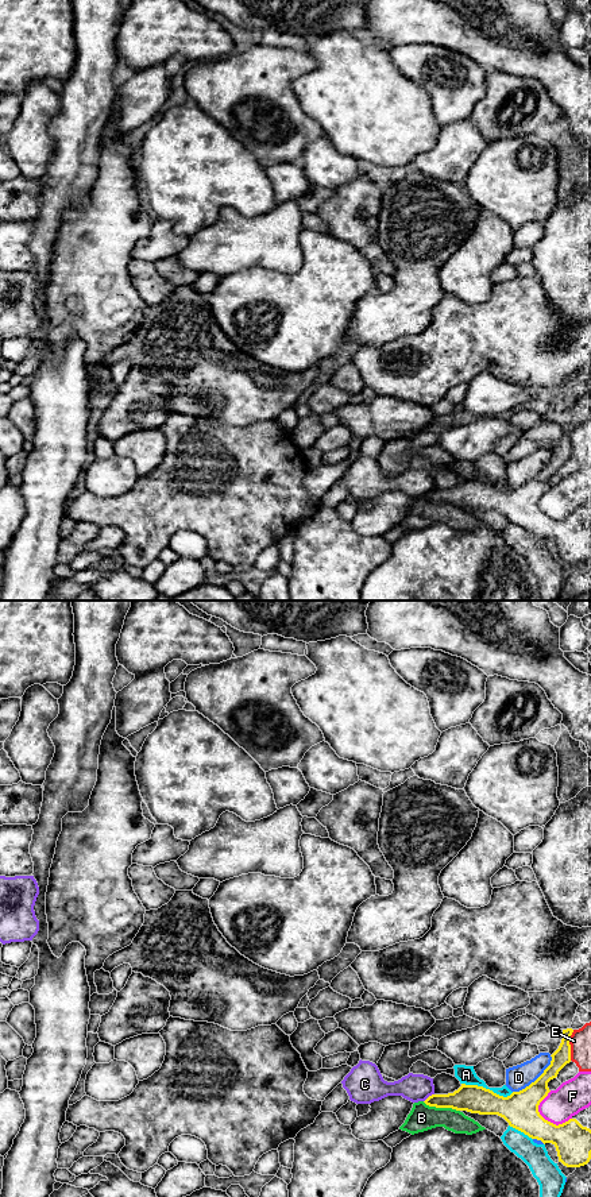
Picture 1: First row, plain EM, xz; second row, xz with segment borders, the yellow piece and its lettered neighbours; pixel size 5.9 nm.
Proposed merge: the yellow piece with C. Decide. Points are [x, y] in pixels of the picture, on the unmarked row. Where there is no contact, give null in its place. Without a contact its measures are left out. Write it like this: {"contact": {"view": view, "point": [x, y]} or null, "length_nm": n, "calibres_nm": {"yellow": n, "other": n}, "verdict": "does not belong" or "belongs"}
{"contact": {"view": "xz", "point": [428, 493]}, "length_nm": 80, "calibres_nm": {"yellow": 160, "other": 160}, "verdict": "does not belong"}

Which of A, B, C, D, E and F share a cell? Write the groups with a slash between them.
A / B / C / D / E F

